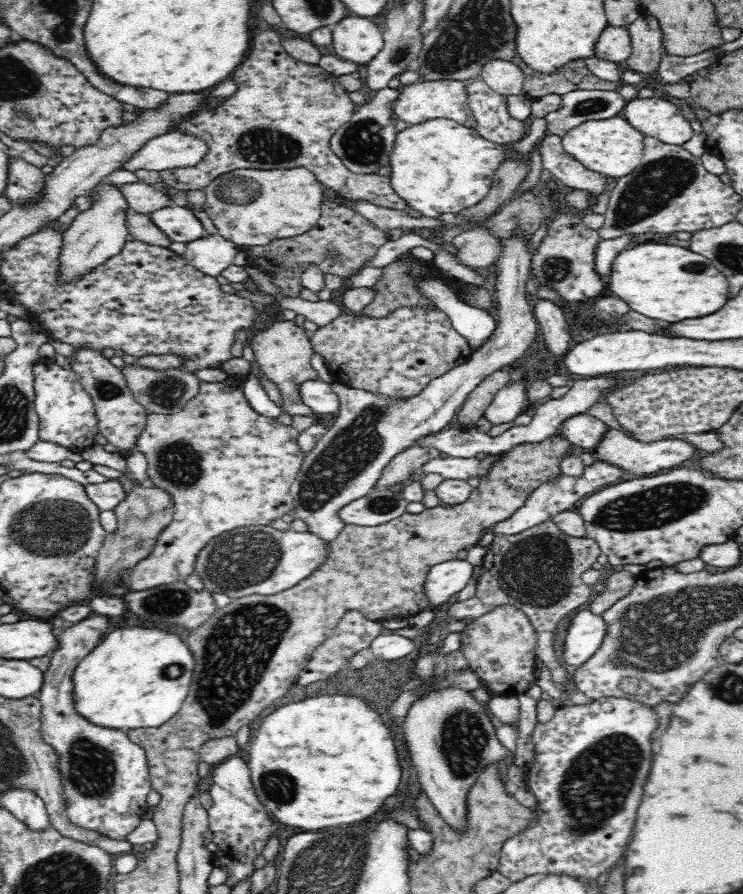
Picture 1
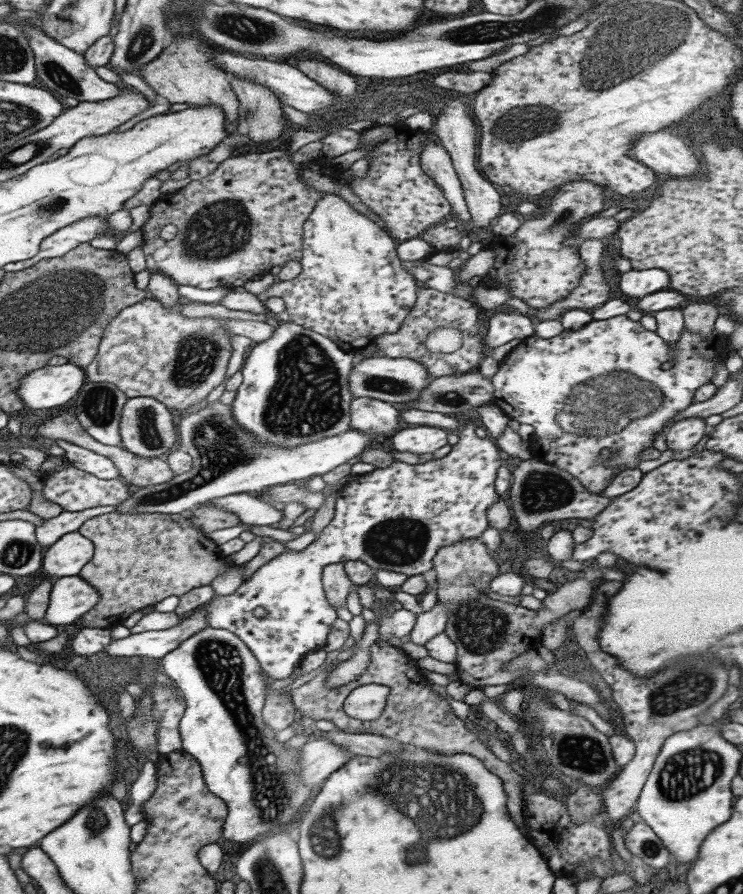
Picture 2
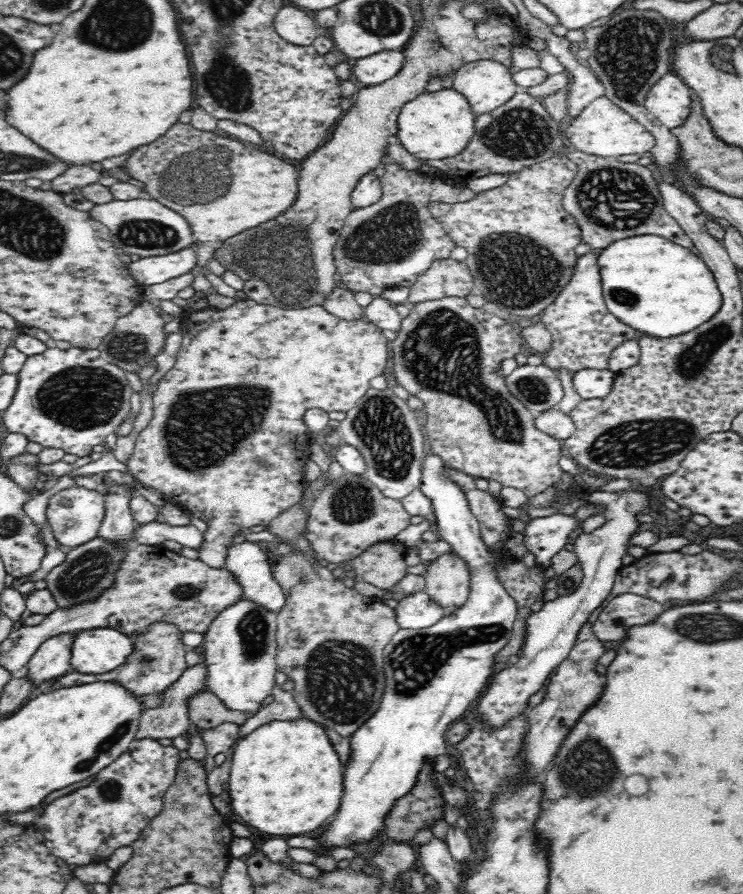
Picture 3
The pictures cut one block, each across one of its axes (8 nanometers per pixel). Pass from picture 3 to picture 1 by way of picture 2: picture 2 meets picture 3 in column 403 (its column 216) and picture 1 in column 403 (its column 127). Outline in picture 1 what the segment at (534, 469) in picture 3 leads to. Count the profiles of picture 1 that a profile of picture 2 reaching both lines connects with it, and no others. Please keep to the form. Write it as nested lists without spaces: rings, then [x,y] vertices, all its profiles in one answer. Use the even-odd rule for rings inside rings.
[[[402,306],[384,316],[384,319],[372,319],[361,312],[346,312],[324,328],[318,328],[310,338],[313,351],[324,359],[334,382],[390,398],[417,396],[431,380],[466,363],[473,354],[468,341],[454,330],[448,315],[436,306]]]

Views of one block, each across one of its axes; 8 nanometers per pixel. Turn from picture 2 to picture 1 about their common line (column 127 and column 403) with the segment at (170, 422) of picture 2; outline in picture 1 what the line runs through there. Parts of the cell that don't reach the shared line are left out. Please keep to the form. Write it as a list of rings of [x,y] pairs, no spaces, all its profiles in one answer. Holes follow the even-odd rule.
[[[514,230],[514,234],[510,238],[502,238],[500,241],[502,241],[502,252],[500,252],[498,260],[494,262],[498,266],[495,283],[496,304],[498,305],[497,328],[492,337],[476,353],[473,353],[466,363],[431,380],[417,396],[404,398],[404,400],[376,395],[363,389],[349,388],[340,383],[332,383],[332,391],[340,400],[338,417],[322,435],[316,446],[305,454],[305,460],[290,488],[290,495],[294,503],[292,514],[306,522],[307,530],[318,535],[320,539],[330,542],[340,534],[346,524],[340,520],[337,512],[353,500],[366,496],[376,486],[376,482],[392,458],[398,456],[399,452],[405,448],[416,445],[420,437],[449,428],[457,411],[475,388],[482,383],[485,376],[504,368],[510,368],[513,362],[520,360],[530,350],[530,346],[536,338],[536,332],[539,332],[535,315],[530,310],[530,297],[525,287],[531,268],[532,254],[528,248],[531,241],[530,238],[521,236],[519,230]]]

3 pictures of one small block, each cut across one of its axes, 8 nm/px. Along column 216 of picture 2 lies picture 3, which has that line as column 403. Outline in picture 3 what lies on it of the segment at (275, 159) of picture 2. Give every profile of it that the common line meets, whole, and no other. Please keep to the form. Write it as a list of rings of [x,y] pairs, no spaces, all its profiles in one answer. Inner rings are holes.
[[[384,163],[383,167],[385,173],[379,178],[382,187],[380,200],[372,206],[354,208],[350,212],[332,249],[338,282],[354,293],[369,292],[374,297],[381,296],[384,290],[394,286],[410,288],[416,279],[430,268],[434,260],[450,258],[455,242],[447,235],[440,221],[428,211],[428,202],[440,200],[459,203],[475,197],[475,193],[467,187],[448,185],[440,177],[431,177],[420,170],[402,169],[402,165],[396,163]]]

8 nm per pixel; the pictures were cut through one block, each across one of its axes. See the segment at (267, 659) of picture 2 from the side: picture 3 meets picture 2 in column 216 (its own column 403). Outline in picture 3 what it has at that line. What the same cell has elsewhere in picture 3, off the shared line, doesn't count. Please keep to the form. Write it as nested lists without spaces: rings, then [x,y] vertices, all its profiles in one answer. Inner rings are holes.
[[[424,590],[401,596],[398,601],[395,619],[400,629],[422,630],[440,622],[447,614]]]

